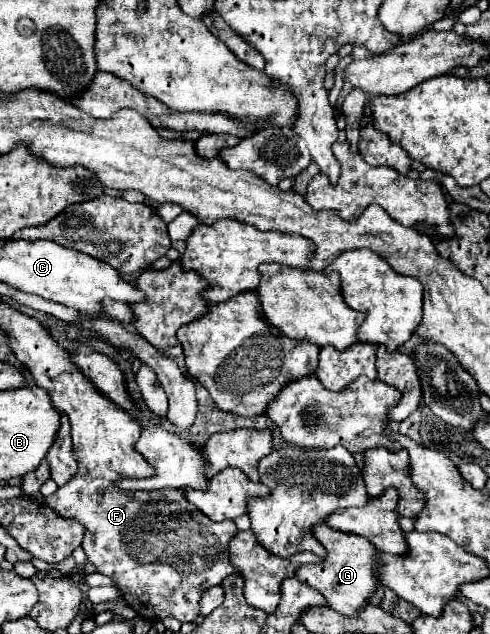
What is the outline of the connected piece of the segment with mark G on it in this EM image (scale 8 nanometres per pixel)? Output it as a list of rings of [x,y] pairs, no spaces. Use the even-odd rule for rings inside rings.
[[[325,524],[311,526],[311,530],[313,530],[313,536],[327,550],[327,556],[319,564],[301,566],[301,570],[297,570],[295,576],[301,582],[309,584],[311,588],[319,590],[323,594],[323,598],[327,600],[329,608],[333,608],[345,616],[359,614],[361,606],[365,606],[369,602],[369,596],[375,592],[375,586],[379,584],[379,580],[373,574],[375,566],[381,564],[381,560],[377,556],[379,554],[377,548],[369,540],[365,540],[357,534],[345,534],[341,530],[333,530]]]

